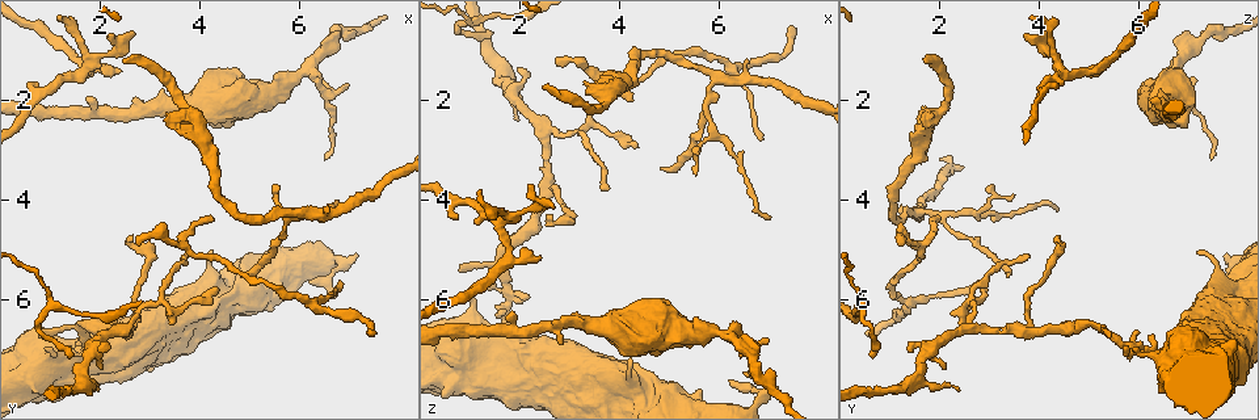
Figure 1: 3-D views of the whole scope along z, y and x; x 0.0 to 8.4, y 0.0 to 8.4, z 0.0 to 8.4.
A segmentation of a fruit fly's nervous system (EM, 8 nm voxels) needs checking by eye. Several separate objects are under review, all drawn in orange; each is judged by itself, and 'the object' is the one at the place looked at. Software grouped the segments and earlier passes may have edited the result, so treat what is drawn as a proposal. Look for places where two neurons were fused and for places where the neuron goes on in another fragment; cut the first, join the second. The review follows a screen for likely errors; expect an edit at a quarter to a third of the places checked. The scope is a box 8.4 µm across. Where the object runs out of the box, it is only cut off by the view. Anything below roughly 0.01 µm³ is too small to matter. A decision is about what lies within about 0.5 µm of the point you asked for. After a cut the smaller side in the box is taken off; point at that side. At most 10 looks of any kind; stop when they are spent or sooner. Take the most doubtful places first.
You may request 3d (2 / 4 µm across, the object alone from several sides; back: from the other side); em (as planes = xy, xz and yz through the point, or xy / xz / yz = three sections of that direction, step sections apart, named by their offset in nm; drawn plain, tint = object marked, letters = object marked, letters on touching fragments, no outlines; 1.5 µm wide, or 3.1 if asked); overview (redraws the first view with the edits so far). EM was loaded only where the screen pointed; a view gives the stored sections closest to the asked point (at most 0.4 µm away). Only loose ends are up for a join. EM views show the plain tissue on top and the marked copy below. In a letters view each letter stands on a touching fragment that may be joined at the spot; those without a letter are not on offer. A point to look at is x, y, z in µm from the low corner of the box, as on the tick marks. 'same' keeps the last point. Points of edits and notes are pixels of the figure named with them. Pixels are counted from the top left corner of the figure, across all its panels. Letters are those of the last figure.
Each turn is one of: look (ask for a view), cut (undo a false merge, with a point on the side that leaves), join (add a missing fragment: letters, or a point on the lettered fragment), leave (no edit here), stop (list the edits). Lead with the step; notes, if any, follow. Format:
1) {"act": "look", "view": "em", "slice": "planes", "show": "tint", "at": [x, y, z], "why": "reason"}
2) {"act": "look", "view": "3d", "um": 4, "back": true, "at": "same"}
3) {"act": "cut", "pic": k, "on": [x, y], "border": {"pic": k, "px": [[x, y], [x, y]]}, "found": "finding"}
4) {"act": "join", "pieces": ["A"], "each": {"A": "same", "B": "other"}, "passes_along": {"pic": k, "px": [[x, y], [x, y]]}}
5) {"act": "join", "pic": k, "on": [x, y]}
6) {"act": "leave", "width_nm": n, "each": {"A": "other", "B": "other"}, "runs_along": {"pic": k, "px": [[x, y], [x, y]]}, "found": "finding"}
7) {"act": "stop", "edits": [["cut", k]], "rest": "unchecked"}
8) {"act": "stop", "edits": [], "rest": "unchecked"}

{"act": "look", "view": "em", "slice": "planes", "show": "tint", "at": [2.50, 6.55, 2.65], "why": "abrupt turn"}

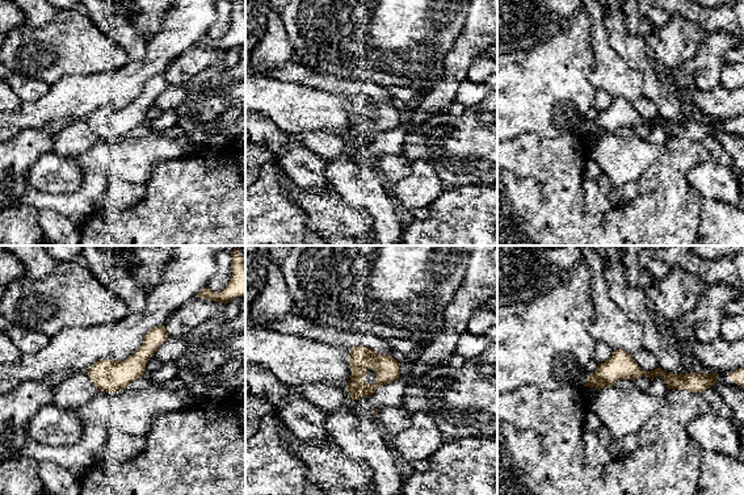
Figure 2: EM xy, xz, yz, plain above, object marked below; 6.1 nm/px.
{"act": "look", "view": "em", "slice": "planes", "show": "letters", "at": "same"}

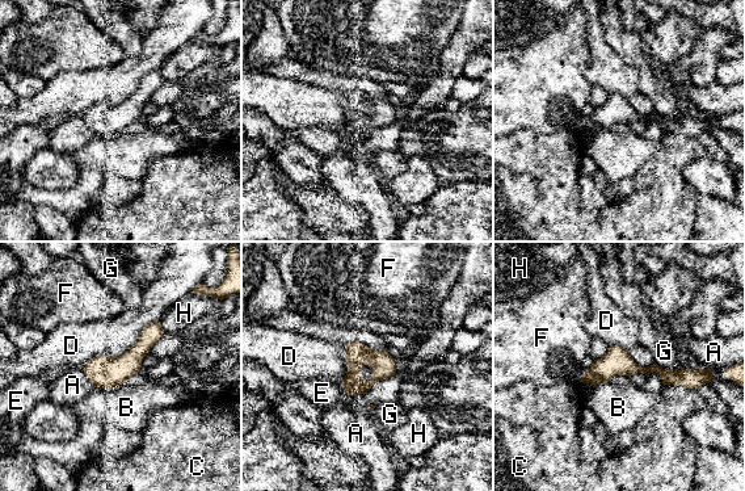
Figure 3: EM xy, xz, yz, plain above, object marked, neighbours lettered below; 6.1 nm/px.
{"act": "leave", "each": {"A": "other", "B": "other", "C": "other", "D": "other", "E": "other", "F": "other", "G": "other", "H": "other"}, "runs_along": {"pic": 3, "px": [[703, 373], [605, 368], [585, 378]]}, "found": "all the same neuron"}

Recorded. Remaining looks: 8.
{"act": "look", "view": "3d", "um": 4, "back": true, "at": [2.45, 1.25, 1.70], "why": "free end"}

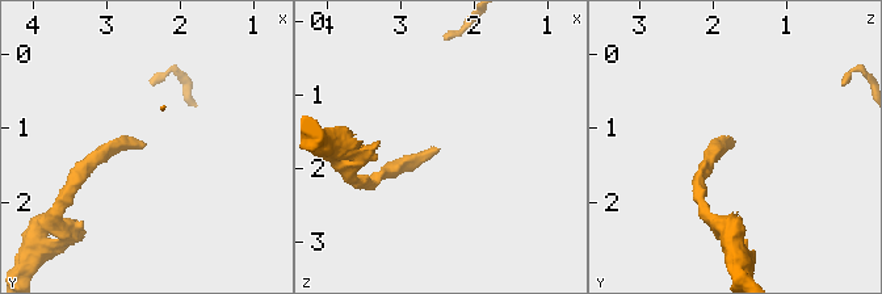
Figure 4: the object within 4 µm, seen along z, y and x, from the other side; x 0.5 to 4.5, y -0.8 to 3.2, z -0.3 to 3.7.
{"act": "look", "view": "em", "slice": "planes", "show": "letters", "at": [2.50, 1.20, 1.70], "why": "shape alone is not enough"}

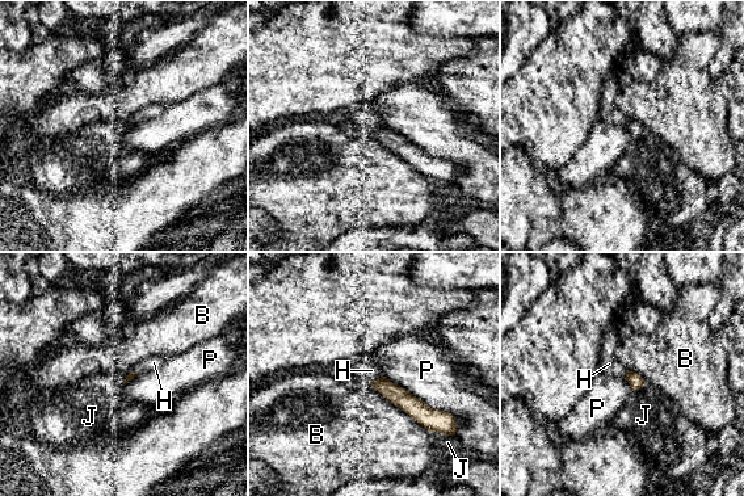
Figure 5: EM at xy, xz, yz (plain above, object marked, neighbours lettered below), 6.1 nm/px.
{"act": "join", "pieces": ["H"], "longest_contact_nm": ["P", 550], "each": {"B": "other", "H": "same", "J": "other", "P": "other"}, "found": "it goes on there"}

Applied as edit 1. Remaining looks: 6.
{"act": "look", "view": "overview"}

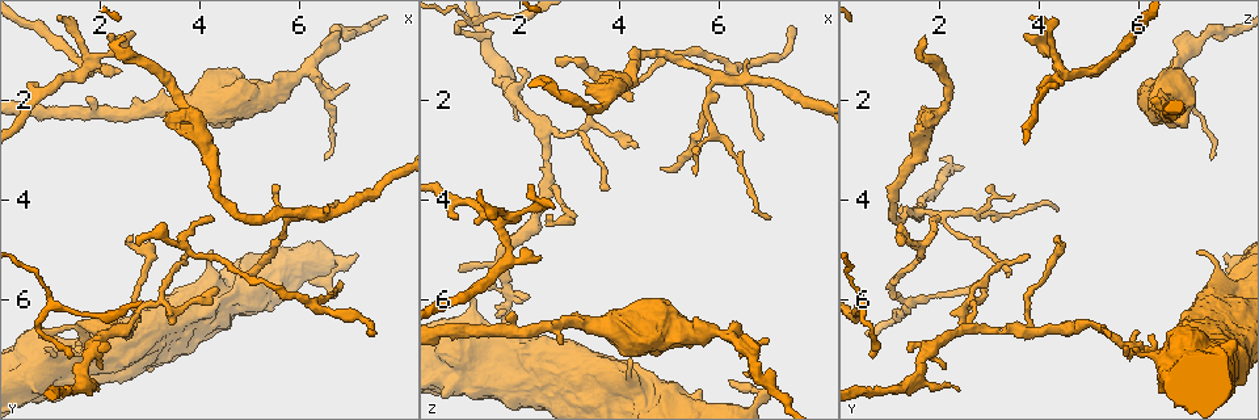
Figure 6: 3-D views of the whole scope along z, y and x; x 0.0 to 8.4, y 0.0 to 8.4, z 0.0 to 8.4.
{"act": "look", "view": "3d", "um": 2, "at": [6.80, 5.70, 2.75], "why": "thin end"}

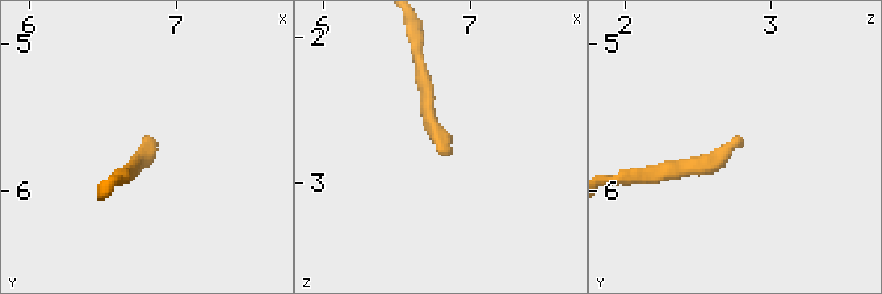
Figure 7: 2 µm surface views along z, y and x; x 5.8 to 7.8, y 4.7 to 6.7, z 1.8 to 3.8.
{"act": "look", "view": "em", "slice": "planes", "show": "letters", "at": [6.86, 5.62, 2.82]}

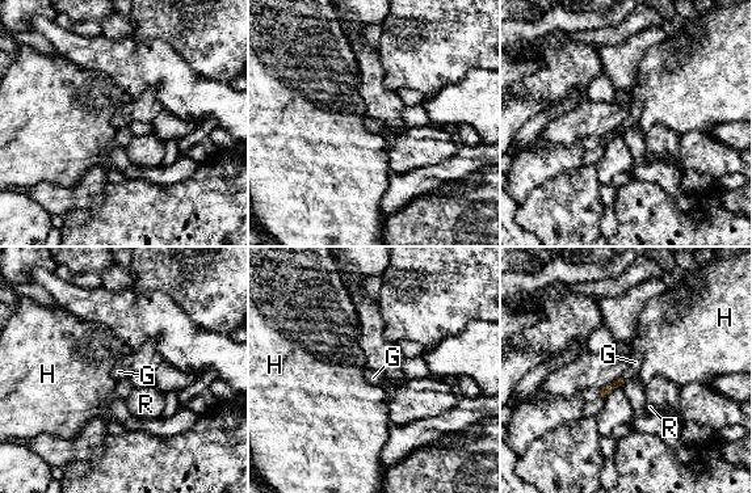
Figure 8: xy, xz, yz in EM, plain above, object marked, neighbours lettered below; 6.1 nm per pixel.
{"act": "join", "pieces": ["G"], "each": {"G": "same", "H": "other", "R": "other"}, "passes_along": {"pic": 8, "px": [[620, 382], [622, 379], [635, 362]]}, "found": "the neuron continues"}

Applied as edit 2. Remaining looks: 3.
{"act": "stop", "edits": [["join", 5], ["join", 8]], "rest": "unchecked"}

